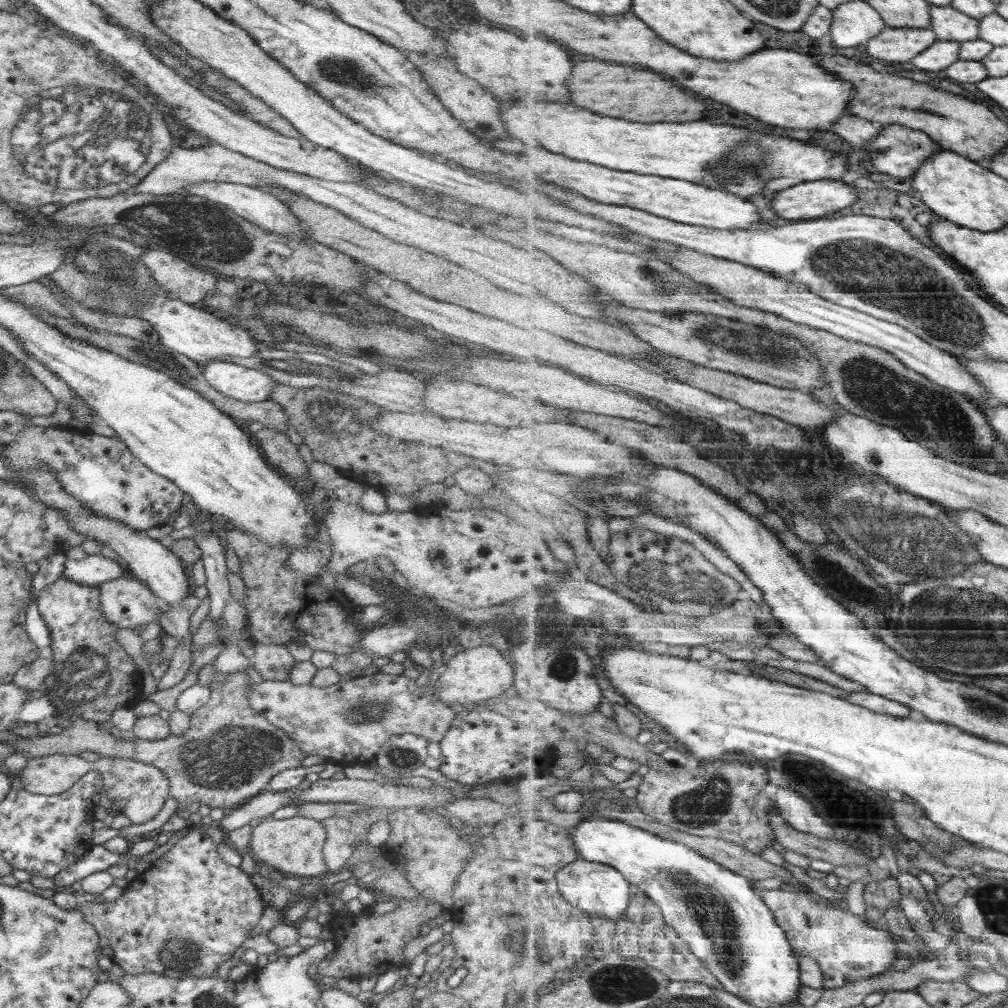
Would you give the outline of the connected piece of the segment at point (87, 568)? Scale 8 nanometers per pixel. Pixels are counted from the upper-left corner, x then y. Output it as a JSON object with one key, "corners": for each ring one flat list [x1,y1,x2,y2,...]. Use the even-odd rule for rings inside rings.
{"corners":[[100,554,87,555,83,560,67,558,65,566,61,568,62,577,93,587,125,575,125,565]]}

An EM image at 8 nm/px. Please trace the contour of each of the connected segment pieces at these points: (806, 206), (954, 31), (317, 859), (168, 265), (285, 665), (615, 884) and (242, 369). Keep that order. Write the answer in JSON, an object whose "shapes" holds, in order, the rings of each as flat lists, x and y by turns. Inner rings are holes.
{"shapes":[[[824,179,794,185,784,189,774,196,771,207,776,214,790,218,790,220,812,220,812,218,822,218,830,216,834,212,840,212,844,208,854,206,860,200,860,193,854,184,843,181,842,179]],[[932,6,932,27,939,40,970,42,980,40,982,21,955,6]],[[299,815,286,820,268,818,253,828,249,852,288,876,316,877,329,869,322,852,325,840,326,831,322,821]],[[144,249,140,256,156,286,188,305,205,301,215,292,216,276,199,270,171,252]],[[254,643,254,668,264,681,288,681,294,657,285,645]],[[580,858,560,870,557,878,559,888,568,902,584,909,592,917,600,916,618,922,631,906,633,894,630,892,630,886,632,883,628,880,627,875,609,864]],[[216,360,201,367,210,386,226,396,244,402,270,400,270,394,278,383,259,370,233,362]]]}

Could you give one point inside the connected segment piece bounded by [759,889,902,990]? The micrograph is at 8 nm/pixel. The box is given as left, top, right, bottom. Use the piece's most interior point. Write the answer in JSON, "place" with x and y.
{"place":[849,949]}

